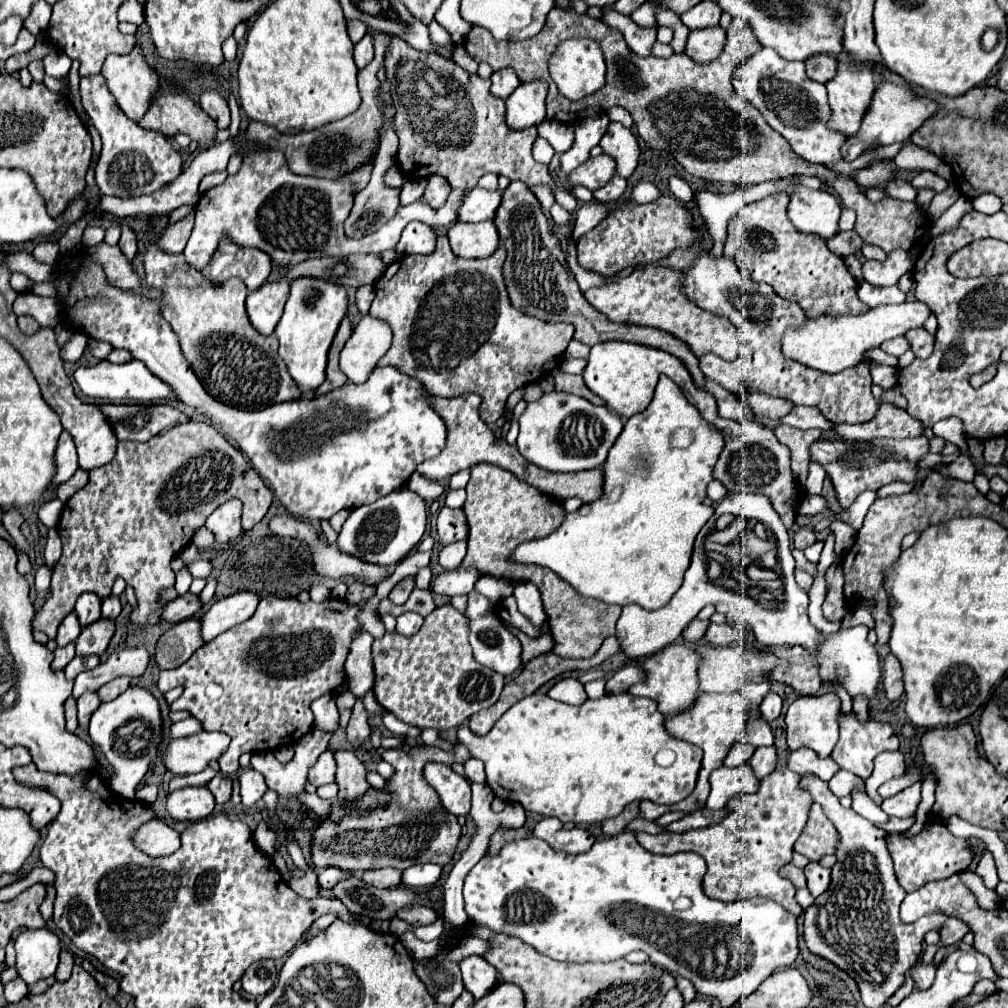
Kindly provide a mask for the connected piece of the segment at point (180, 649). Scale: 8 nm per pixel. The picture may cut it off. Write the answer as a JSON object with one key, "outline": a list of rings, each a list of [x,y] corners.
{"outline":[[[200,615],[168,629],[156,643],[154,659],[160,669],[176,669],[186,663],[204,641],[200,639]]]}

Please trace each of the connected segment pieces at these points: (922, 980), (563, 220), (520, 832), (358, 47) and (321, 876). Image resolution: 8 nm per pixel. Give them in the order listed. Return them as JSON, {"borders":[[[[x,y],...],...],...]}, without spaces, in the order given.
{"borders":[[[[918,961],[912,969],[910,969],[910,975],[914,979],[914,987],[930,987],[934,983],[934,975],[936,975],[936,969],[934,965],[926,965],[922,961]]],[[[554,203],[554,205],[550,207],[550,217],[552,217],[552,221],[556,221],[558,225],[568,225],[568,221],[570,221],[570,213],[566,213],[558,203]]],[[[521,827],[520,829],[499,829],[492,835],[489,843],[489,848],[487,851],[487,854],[491,855],[497,855],[501,849],[502,846],[524,838],[532,837],[532,832],[528,831],[524,827]]],[[[366,33],[360,43],[354,45],[354,61],[358,69],[364,69],[374,59],[374,47],[372,47],[372,35]]],[[[326,867],[322,871],[318,871],[318,889],[330,889],[334,887],[334,883],[338,883],[340,879],[348,877],[350,873],[342,871],[342,869],[336,869],[336,867]]]]}

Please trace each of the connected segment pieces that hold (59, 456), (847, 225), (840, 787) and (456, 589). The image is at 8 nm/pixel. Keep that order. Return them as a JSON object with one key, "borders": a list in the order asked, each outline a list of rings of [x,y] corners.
{"borders":[[[[62,431],[60,439],[58,439],[58,447],[56,447],[54,459],[56,459],[56,475],[52,477],[52,483],[60,485],[60,483],[68,481],[78,469],[76,447],[74,447],[72,437],[66,431]]],[[[842,209],[840,215],[840,231],[852,231],[856,223],[856,213],[852,209]]],[[[840,769],[840,771],[828,781],[828,787],[830,787],[830,791],[832,791],[836,797],[850,795],[852,787],[856,787],[856,785],[864,787],[864,779],[856,777],[856,775],[850,773],[850,771],[844,771],[844,769]]],[[[458,567],[454,571],[442,571],[432,581],[430,591],[434,591],[436,595],[446,595],[446,597],[468,595],[470,591],[474,591],[474,585],[482,575],[484,573],[474,567]]]]}

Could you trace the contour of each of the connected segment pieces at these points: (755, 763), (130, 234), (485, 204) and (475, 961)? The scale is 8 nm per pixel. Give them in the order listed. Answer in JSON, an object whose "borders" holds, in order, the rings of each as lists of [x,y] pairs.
{"borders":[[[[758,747],[750,759],[750,765],[758,779],[770,775],[776,769],[776,747]]],[[[122,223],[120,229],[122,229],[122,235],[120,235],[118,245],[120,245],[122,253],[132,261],[134,255],[136,255],[136,249],[138,249],[138,245],[136,245],[136,233],[126,223]]],[[[480,187],[472,189],[464,199],[458,221],[478,223],[478,221],[494,219],[496,209],[500,207],[500,199],[502,199],[500,191],[488,191],[488,189],[480,189]]],[[[470,955],[460,961],[462,967],[462,977],[464,977],[464,987],[474,995],[474,999],[484,997],[492,987],[498,983],[498,971],[492,967],[484,957],[480,955]]]]}

